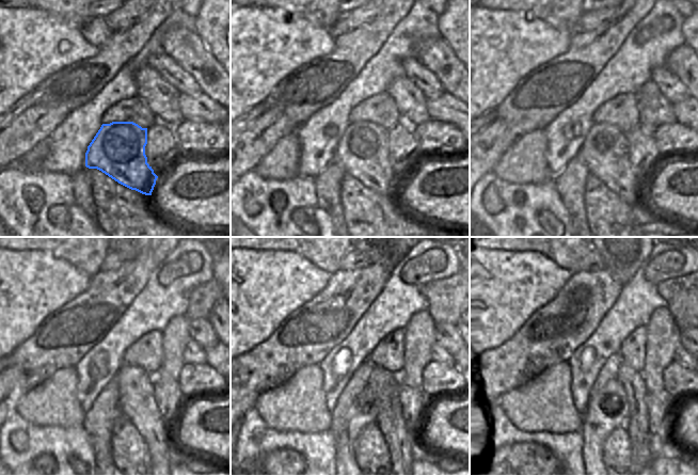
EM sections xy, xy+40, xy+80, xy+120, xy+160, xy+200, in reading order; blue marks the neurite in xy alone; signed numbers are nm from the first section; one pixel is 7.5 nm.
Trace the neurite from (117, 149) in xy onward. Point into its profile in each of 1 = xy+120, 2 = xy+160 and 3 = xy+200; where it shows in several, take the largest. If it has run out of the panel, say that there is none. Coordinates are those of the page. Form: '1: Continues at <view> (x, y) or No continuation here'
1: Continues at xy+120 (137, 402)
2: Continues at xy+160 (382, 384)
3: Continues at xy+200 (633, 454)

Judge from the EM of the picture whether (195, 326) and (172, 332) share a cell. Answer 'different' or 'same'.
different

